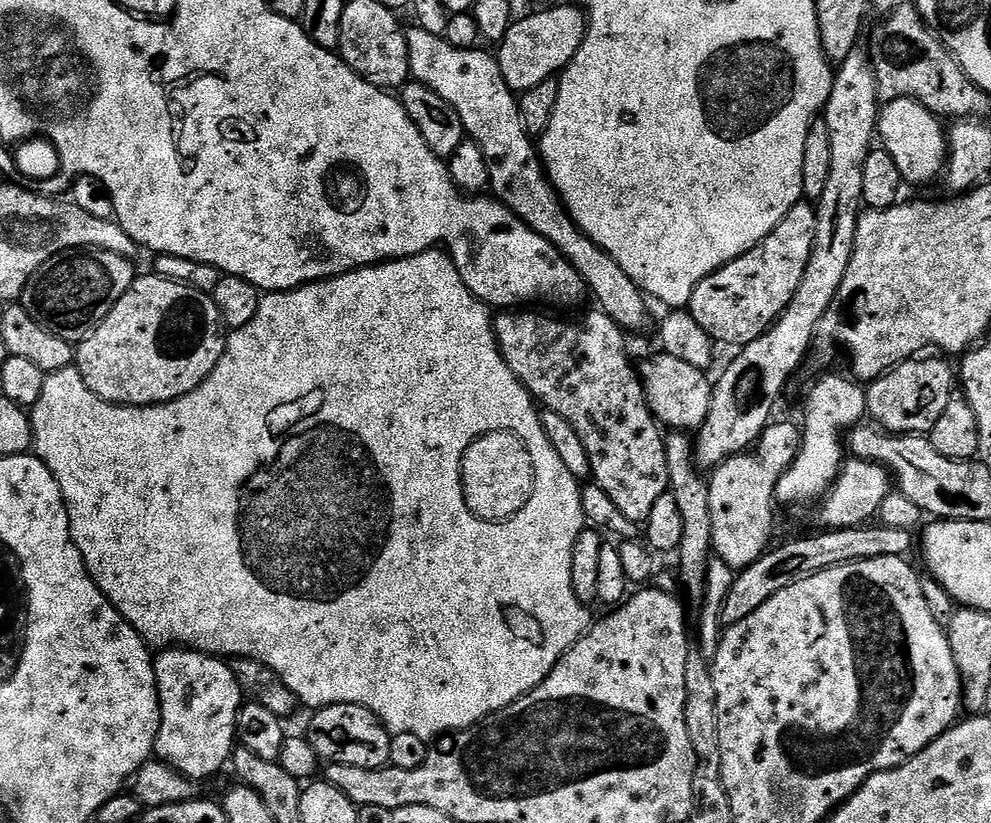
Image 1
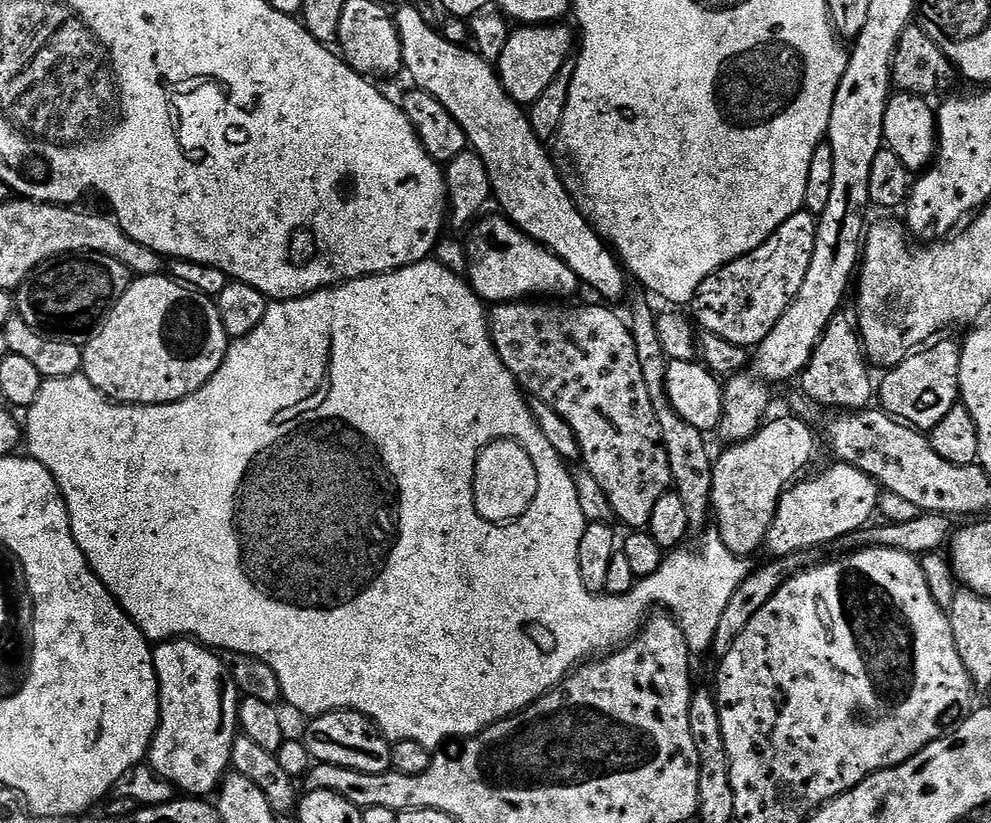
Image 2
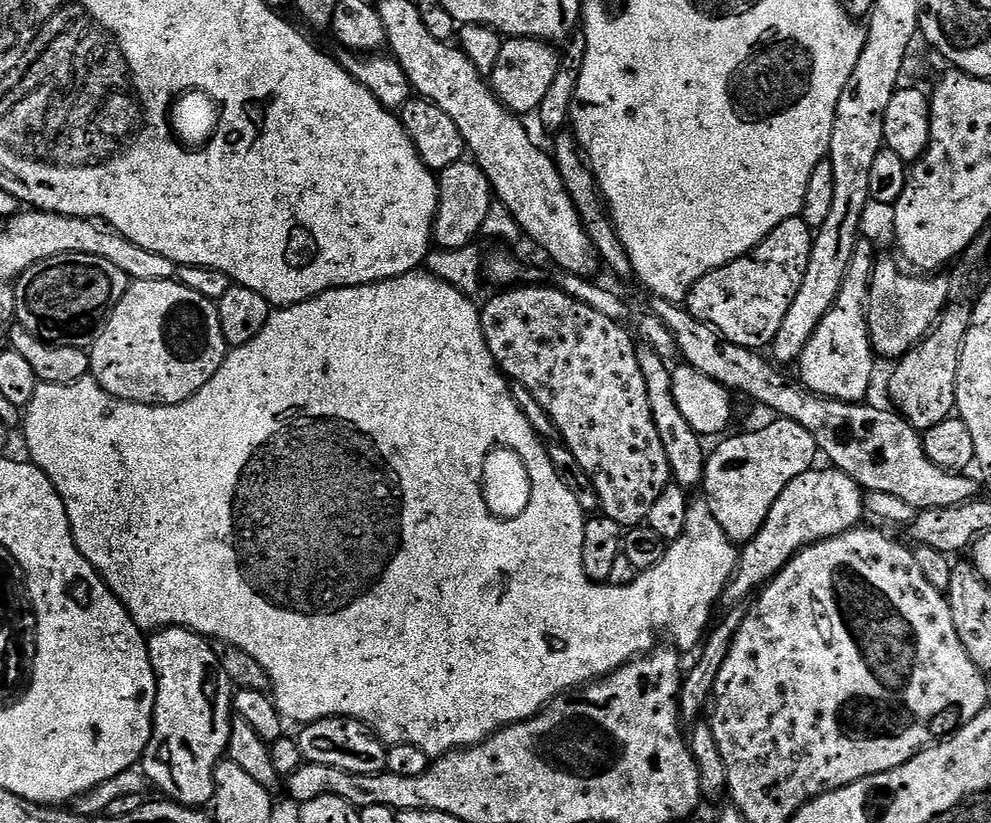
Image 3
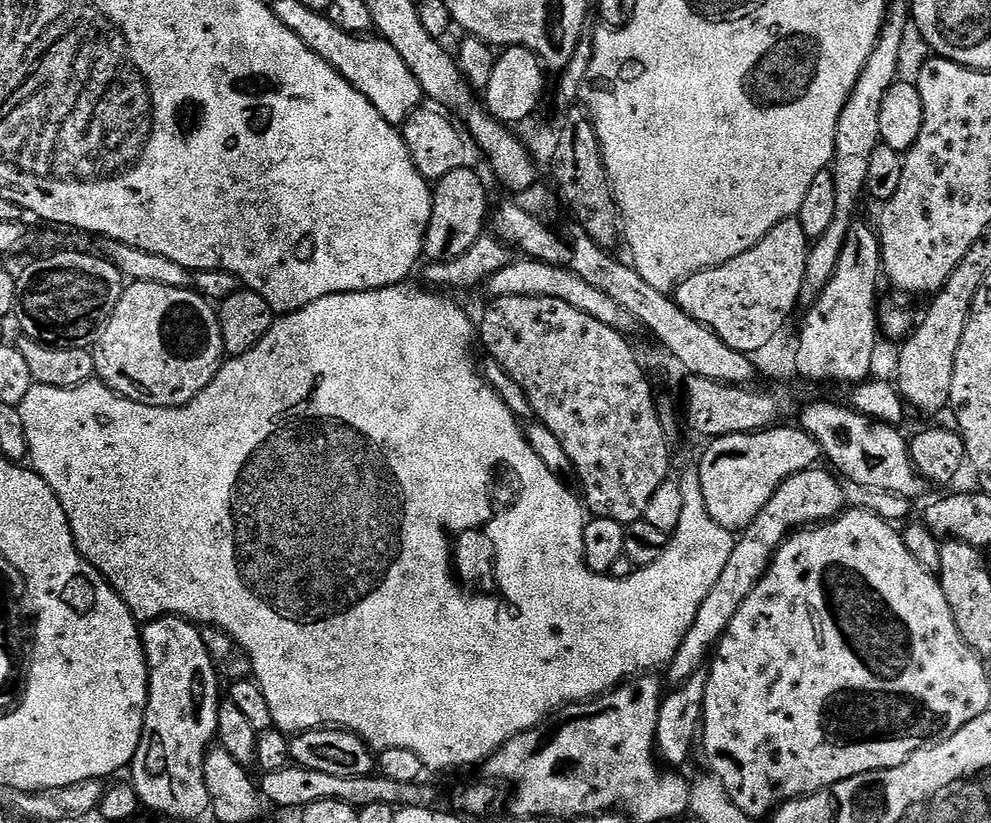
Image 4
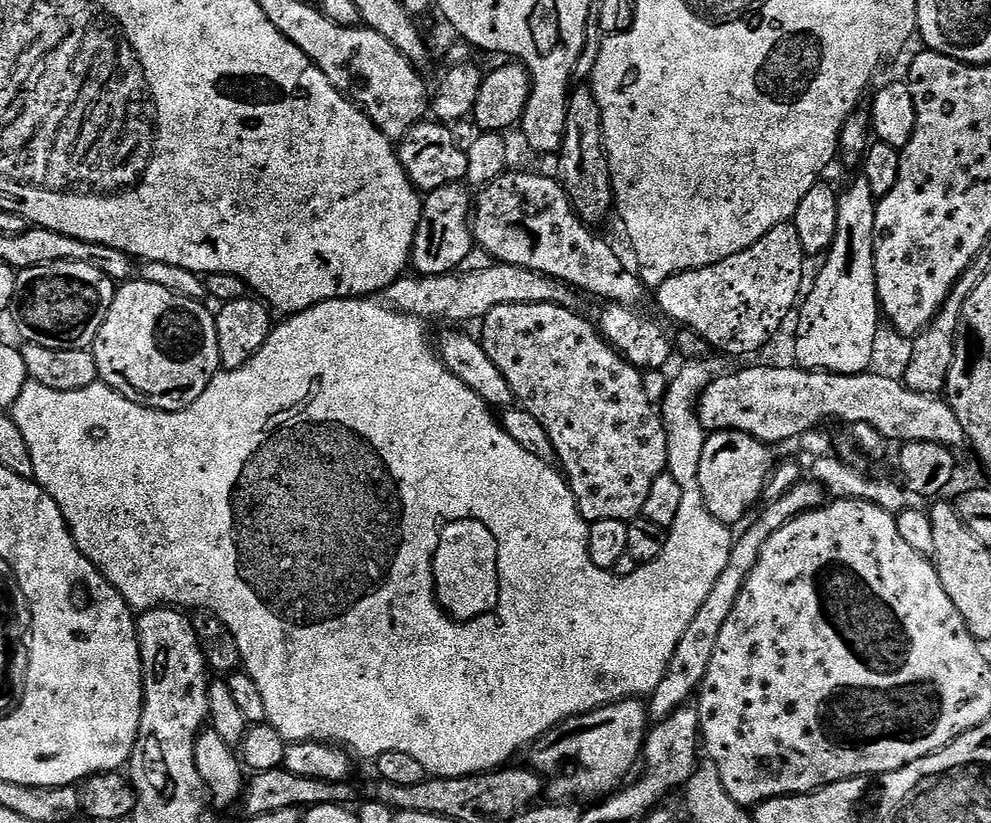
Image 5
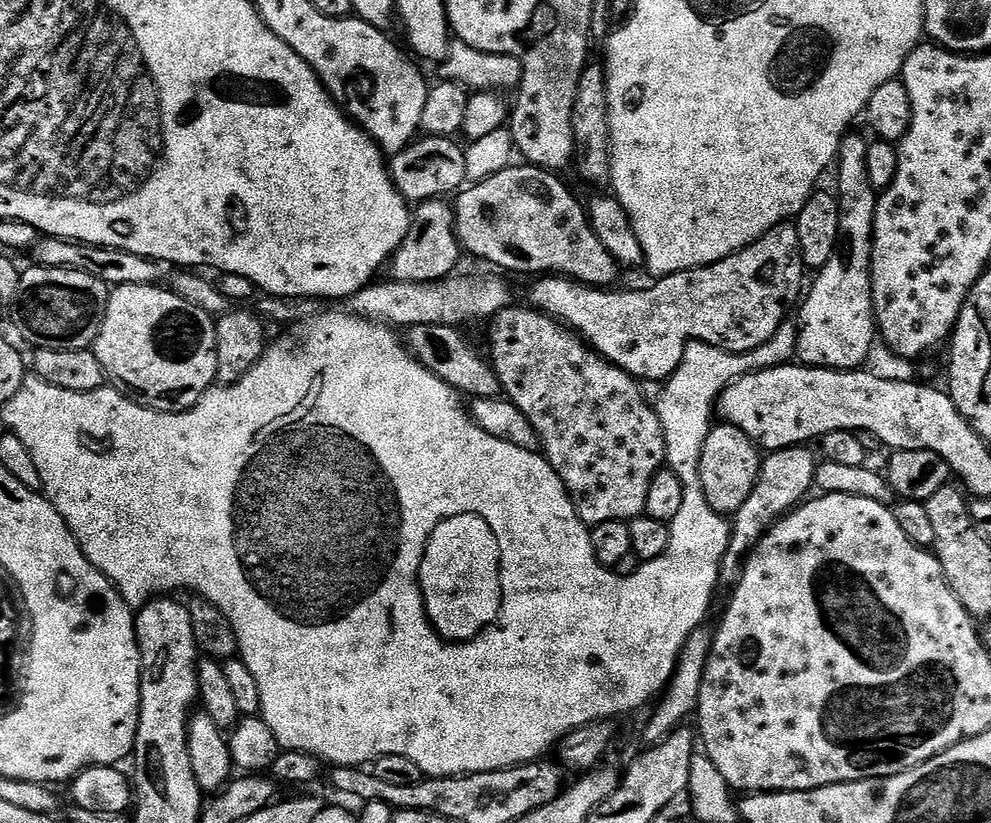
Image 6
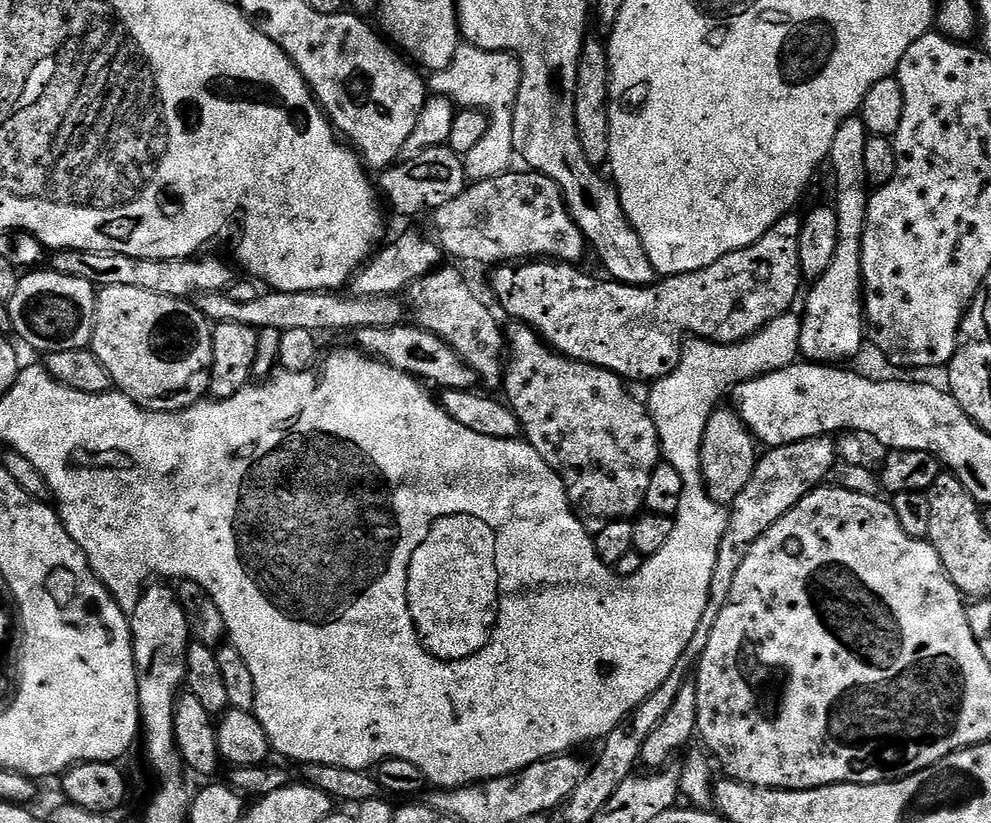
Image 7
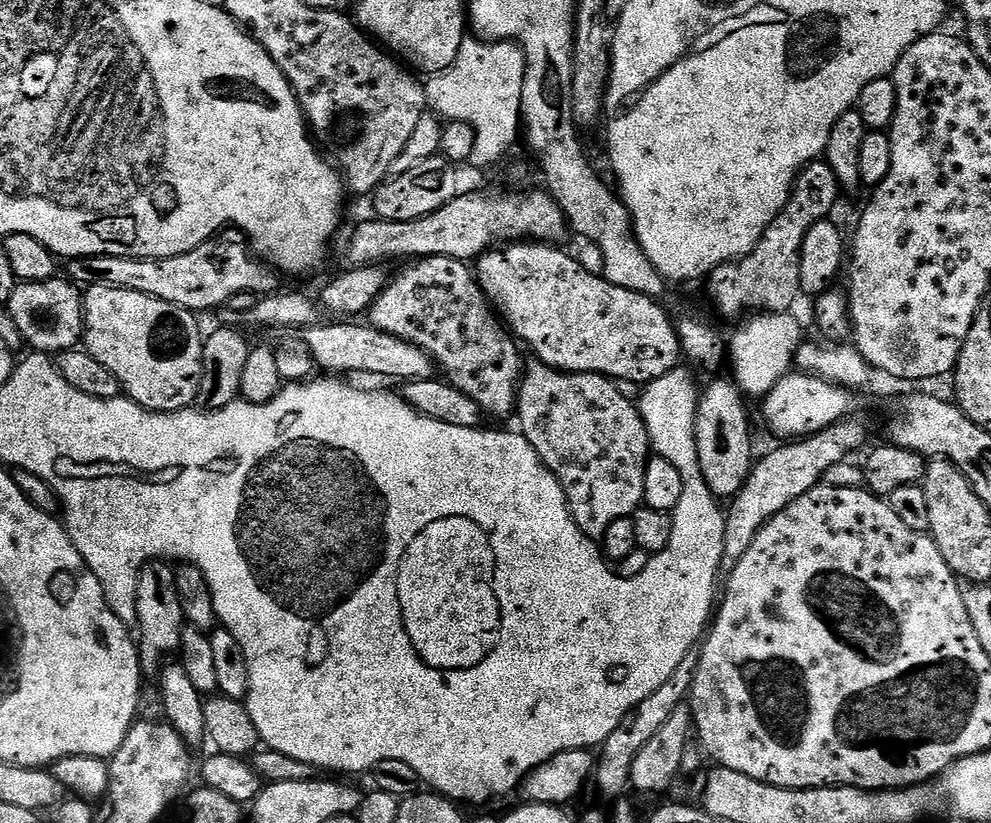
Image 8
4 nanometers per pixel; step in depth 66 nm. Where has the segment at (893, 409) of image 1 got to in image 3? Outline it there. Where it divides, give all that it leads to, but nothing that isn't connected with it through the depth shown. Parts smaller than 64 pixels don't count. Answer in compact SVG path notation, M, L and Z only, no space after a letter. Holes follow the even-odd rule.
M953 283L950 288L951 303L940 313L931 332L895 361L896 369L888 380L888 392L892 395L891 407L899 412L913 428L923 430L938 426L938 422L949 419L956 406L956 379L960 361L960 345L972 323L973 305L963 304L964 288Z

